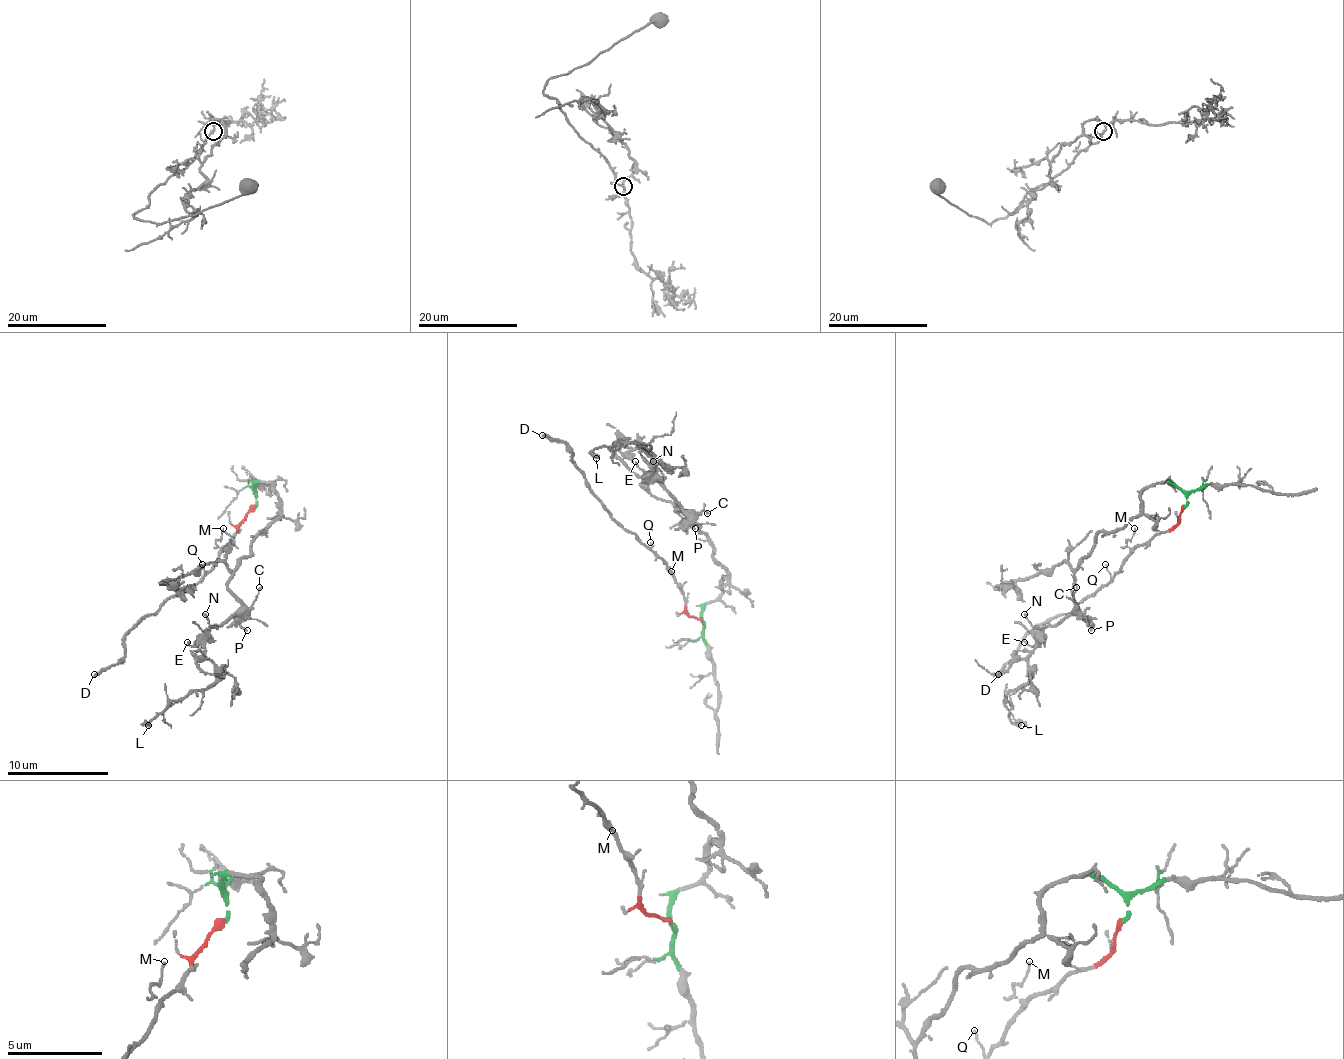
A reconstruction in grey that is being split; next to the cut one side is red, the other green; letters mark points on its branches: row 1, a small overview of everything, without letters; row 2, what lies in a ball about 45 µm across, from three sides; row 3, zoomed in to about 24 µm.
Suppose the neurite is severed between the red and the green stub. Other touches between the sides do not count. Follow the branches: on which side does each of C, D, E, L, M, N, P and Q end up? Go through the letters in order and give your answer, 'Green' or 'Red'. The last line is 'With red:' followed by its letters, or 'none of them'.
C: Green
D: Red
E: Green
L: Green
M: Red
N: Green
P: Green
Q: Red
With red: D, M, Q

